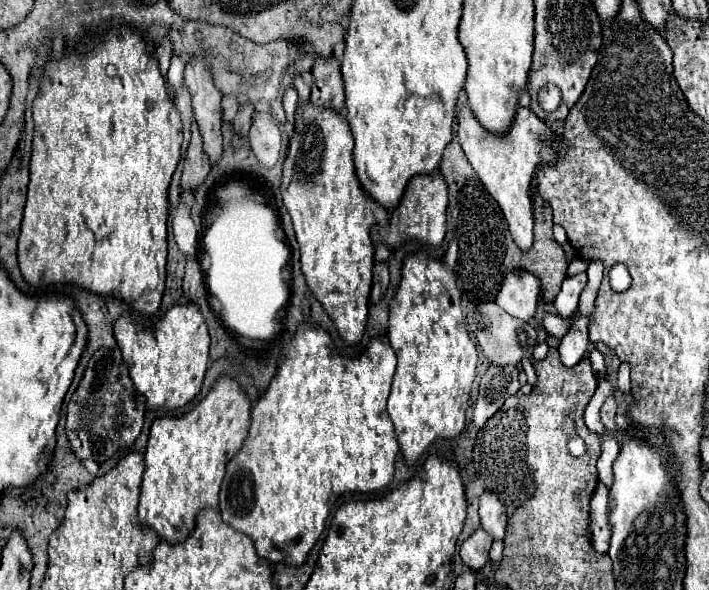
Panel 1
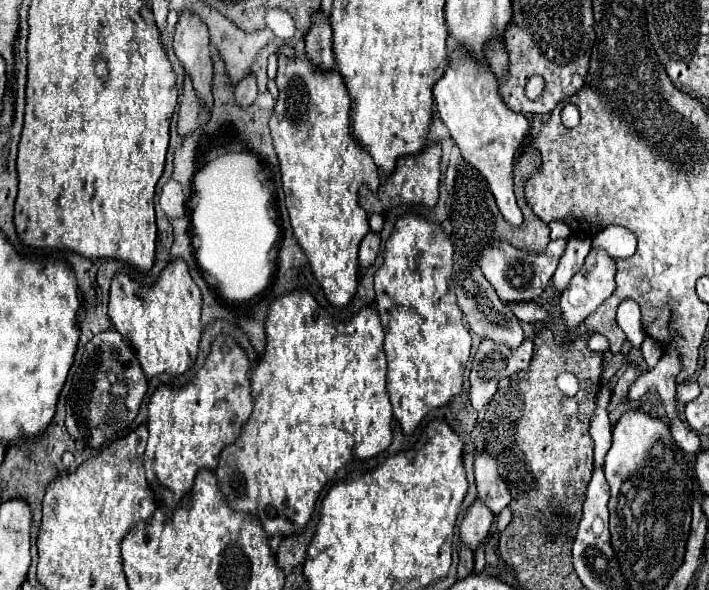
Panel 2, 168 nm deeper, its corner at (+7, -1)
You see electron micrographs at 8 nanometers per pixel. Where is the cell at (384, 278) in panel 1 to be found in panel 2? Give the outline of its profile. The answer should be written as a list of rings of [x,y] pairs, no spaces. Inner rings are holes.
[[[368,233],[360,245],[360,253],[358,253],[358,259],[360,259],[360,267],[362,269],[368,269],[370,265],[374,265],[376,257],[378,257],[378,249],[380,249],[380,235],[376,233]]]

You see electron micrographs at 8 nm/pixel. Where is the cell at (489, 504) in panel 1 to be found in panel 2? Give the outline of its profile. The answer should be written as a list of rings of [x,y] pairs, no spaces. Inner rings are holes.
[[[480,453],[474,461],[474,475],[476,475],[476,489],[478,499],[488,505],[488,509],[498,515],[510,503],[510,491],[502,477],[498,475],[498,465],[486,453]]]

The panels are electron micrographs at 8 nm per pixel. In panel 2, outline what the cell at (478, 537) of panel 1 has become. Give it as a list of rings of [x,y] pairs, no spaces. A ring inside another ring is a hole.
[[[474,501],[464,521],[460,523],[460,543],[476,551],[488,537],[492,521],[494,521],[494,515],[488,511],[488,507],[482,505],[480,501]]]

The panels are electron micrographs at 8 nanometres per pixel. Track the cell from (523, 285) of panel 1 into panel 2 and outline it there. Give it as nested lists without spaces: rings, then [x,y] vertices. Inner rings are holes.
[[[568,239],[550,241],[544,253],[526,253],[508,243],[494,243],[488,249],[484,249],[478,263],[480,263],[484,277],[496,289],[496,293],[504,305],[508,305],[512,301],[534,301],[546,289],[548,281],[552,279],[552,275],[558,267],[558,261],[560,261],[560,253],[564,253],[566,243],[568,243]]]

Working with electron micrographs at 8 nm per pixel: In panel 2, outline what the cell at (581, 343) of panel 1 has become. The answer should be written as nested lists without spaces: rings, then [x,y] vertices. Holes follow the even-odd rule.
[[[590,251],[586,263],[576,277],[572,277],[568,289],[560,295],[560,309],[562,309],[562,327],[566,335],[572,335],[580,323],[614,291],[614,259],[606,253]]]

